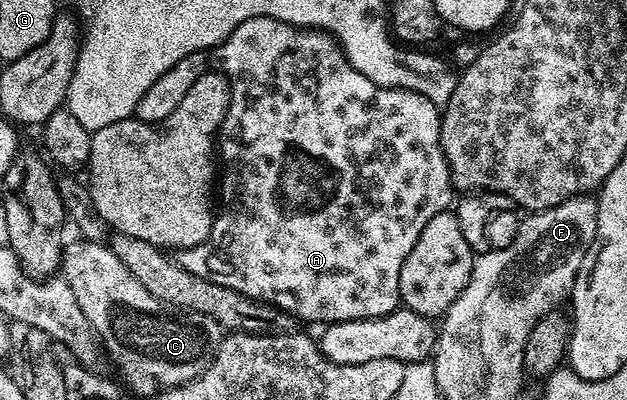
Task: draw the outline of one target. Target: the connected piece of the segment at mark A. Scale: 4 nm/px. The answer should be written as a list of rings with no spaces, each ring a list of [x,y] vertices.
[[[261,16],[248,18],[248,22],[236,26],[234,33],[213,51],[188,54],[188,58],[180,58],[180,62],[176,62],[172,70],[160,74],[160,78],[156,78],[156,82],[152,82],[148,90],[144,90],[138,103],[137,119],[145,124],[159,124],[164,118],[168,118],[168,114],[176,110],[180,98],[184,98],[184,94],[192,90],[192,82],[196,82],[200,74],[211,71],[212,65],[230,79],[230,109],[216,138],[224,138],[224,142],[228,142],[226,148],[232,150],[234,156],[230,156],[228,160],[228,172],[220,172],[220,207],[208,238],[195,248],[181,249],[176,256],[178,264],[200,278],[208,278],[208,282],[216,282],[216,286],[228,286],[228,290],[236,290],[262,304],[284,310],[299,321],[311,320],[317,326],[387,316],[389,312],[393,312],[402,299],[400,270],[404,266],[404,258],[412,254],[412,246],[416,246],[416,238],[424,234],[424,226],[428,226],[428,222],[432,222],[436,214],[451,207],[450,167],[446,165],[446,156],[442,152],[442,117],[439,105],[412,90],[385,88],[372,82],[372,78],[364,78],[360,70],[350,65],[338,41],[329,32],[294,28],[291,24]]]

